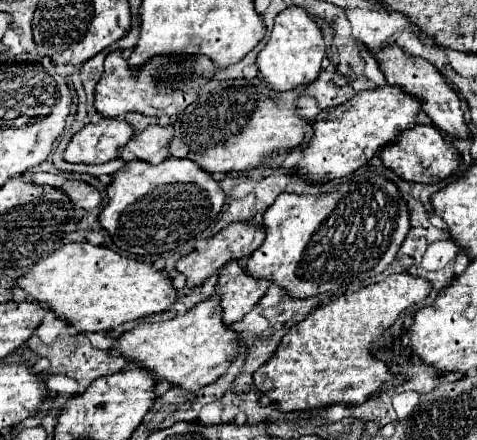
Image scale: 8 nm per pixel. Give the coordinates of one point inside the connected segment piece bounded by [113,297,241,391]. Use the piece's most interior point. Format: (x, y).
(192, 350)

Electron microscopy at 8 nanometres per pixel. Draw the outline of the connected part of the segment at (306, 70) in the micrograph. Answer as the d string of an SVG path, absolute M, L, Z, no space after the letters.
M293 5L275 17L271 37L257 55L257 67L271 89L289 91L289 89L305 87L313 83L321 71L323 59L325 59L323 31L319 29L315 19L303 7Z

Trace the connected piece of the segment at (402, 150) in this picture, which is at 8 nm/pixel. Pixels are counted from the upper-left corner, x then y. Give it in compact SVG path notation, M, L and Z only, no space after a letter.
M415 125L413 129L403 131L395 141L387 143L381 149L379 157L385 167L393 169L401 179L413 183L439 183L451 177L461 163L461 155L455 145L435 125Z

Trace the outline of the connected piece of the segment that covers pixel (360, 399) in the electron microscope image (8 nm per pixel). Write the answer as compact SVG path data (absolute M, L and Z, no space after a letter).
M393 273L387 279L367 285L359 289L357 293L345 293L329 303L323 303L315 311L311 311L297 327L291 327L287 335L281 339L273 359L269 359L263 367L253 373L255 387L265 393L273 403L281 407L281 411L299 411L299 409L315 409L323 405L335 405L335 403L349 403L349 405L361 405L367 399L381 395L389 389L401 387L409 381L403 373L391 373L389 365L385 361L379 361L371 353L371 343L383 337L383 333L393 325L393 321L409 307L419 301L423 301L431 291L431 281L423 277L415 277L409 273Z

